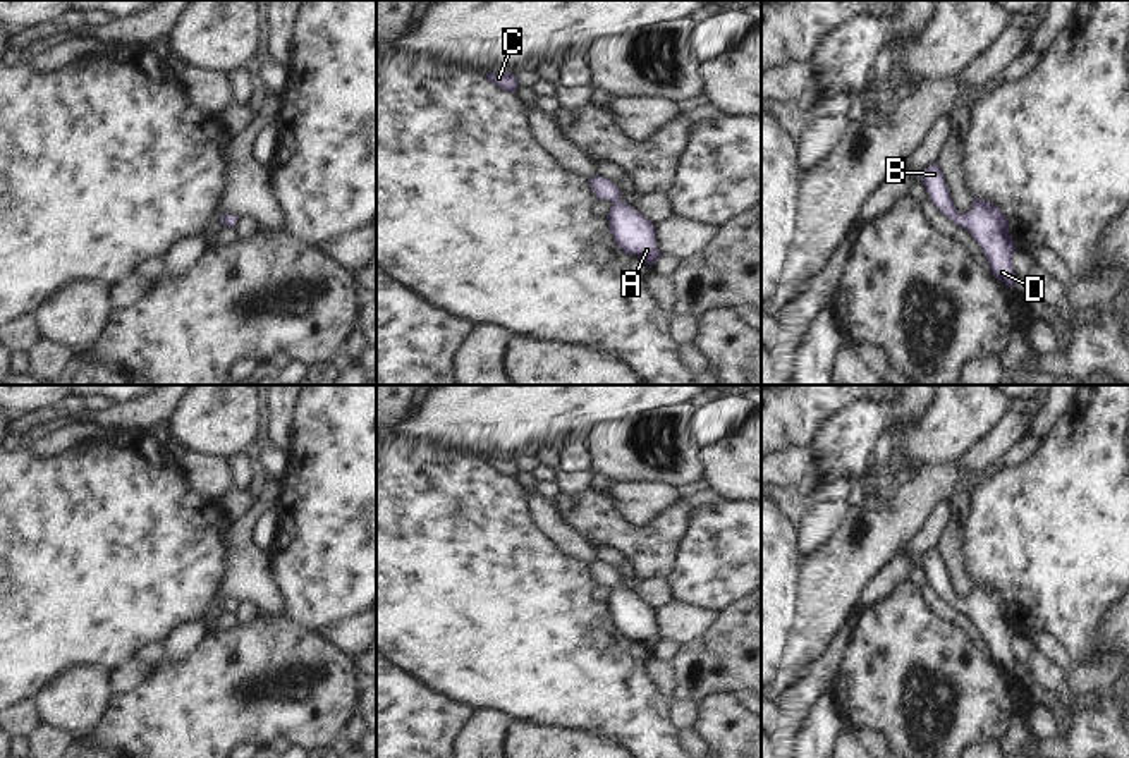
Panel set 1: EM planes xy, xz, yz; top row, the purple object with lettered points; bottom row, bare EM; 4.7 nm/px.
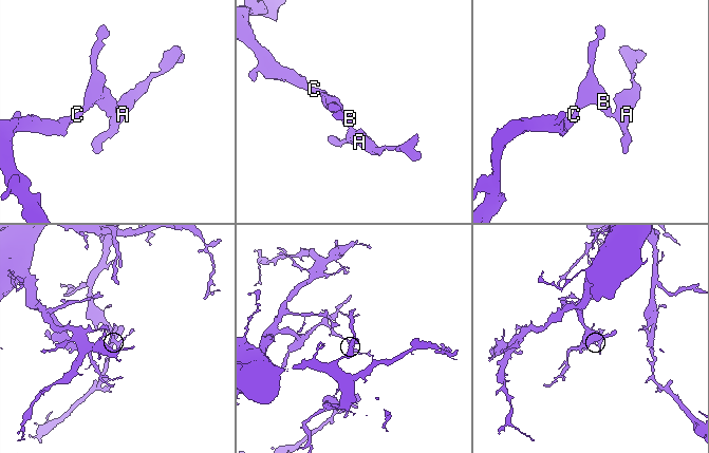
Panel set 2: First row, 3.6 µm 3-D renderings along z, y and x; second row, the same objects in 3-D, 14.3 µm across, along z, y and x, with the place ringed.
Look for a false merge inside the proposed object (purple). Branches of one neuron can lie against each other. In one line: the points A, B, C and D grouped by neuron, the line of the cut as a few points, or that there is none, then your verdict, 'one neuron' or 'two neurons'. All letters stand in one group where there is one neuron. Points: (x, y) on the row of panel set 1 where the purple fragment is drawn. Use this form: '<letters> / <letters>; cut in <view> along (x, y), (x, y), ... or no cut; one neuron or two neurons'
A B C D; no cut; one neuron

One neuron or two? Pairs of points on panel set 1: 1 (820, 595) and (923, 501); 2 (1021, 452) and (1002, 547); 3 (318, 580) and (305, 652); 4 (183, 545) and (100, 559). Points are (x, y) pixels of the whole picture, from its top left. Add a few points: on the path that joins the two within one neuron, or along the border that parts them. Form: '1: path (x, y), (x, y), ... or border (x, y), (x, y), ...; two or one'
1: path (846, 569), (884, 531), (897, 525); one
2: border (1042, 442), (1023, 463), (1000, 470); two
3: border (282, 614), (317, 635); two
4: path (162, 547), (155, 550), (121, 550); one

